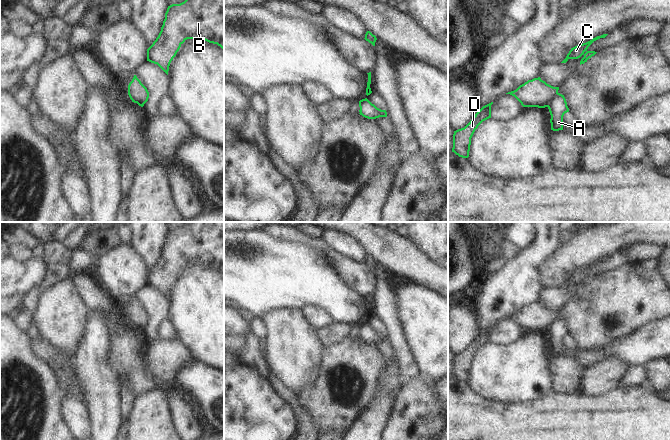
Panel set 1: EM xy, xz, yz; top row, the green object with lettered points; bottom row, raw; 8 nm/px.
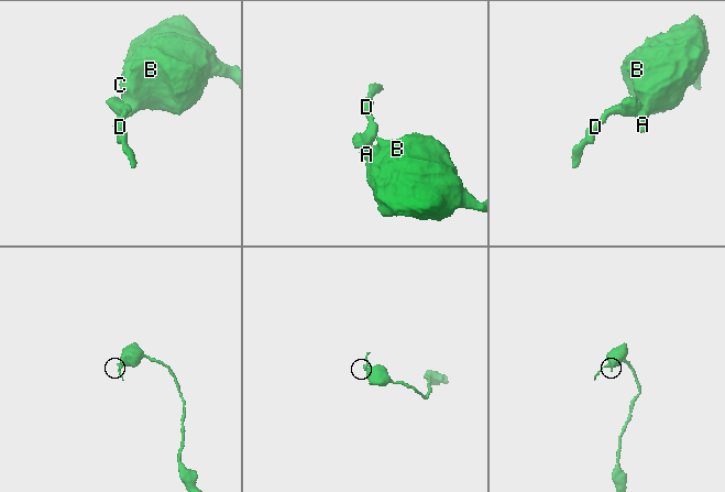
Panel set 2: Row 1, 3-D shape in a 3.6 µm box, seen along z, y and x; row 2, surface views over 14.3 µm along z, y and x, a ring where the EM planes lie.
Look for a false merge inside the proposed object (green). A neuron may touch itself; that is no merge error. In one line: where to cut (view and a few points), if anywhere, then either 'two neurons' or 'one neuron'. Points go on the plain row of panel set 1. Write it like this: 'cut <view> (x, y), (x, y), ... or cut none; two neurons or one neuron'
cut yz (557, 316), (547, 330); two neurons

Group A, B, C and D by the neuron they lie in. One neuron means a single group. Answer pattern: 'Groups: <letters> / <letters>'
Groups: A B C / D

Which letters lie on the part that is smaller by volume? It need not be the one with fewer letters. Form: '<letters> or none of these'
D

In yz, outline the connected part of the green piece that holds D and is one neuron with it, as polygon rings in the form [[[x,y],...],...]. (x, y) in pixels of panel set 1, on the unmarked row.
[[[493,326],[483,330],[464,352],[454,355],[452,376],[462,382],[469,381],[471,362],[478,350],[491,342],[492,328]]]

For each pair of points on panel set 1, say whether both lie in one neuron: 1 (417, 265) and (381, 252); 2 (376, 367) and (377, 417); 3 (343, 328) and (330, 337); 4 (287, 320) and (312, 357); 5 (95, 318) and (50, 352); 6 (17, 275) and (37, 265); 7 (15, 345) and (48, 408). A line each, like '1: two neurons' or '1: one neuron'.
1: one neuron
2: two neurons
3: one neuron
4: one neuron
5: two neurons
6: one neuron
7: one neuron

